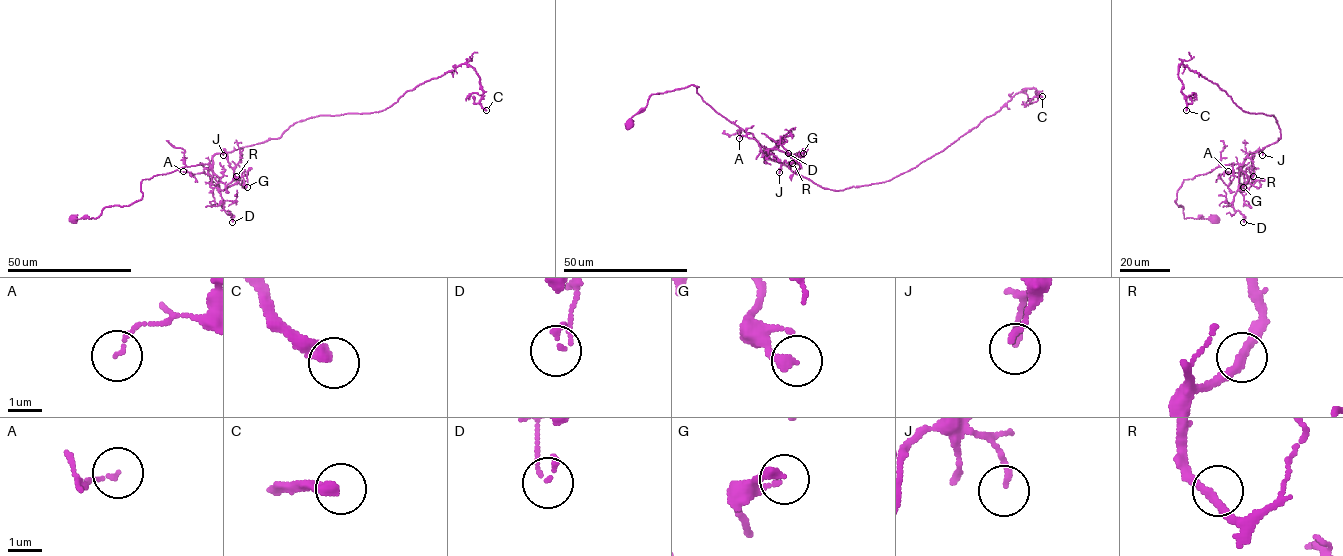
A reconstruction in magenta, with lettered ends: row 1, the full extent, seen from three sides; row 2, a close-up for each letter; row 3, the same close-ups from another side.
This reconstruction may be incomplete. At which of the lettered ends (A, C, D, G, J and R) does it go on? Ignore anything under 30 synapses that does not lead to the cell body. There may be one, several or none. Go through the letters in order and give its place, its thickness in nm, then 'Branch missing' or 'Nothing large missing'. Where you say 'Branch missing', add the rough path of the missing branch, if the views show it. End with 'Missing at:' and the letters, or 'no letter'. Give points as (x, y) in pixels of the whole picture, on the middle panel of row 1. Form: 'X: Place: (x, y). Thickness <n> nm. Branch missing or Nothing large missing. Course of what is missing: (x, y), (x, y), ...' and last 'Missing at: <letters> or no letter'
A: Place: (739, 138). Thickness 80 nm. Nothing large missing
C: Place: (1042, 96). Thickness 360 nm. Branch missing. Course of what is missing: (1042, 96), (1047, 104), (1049, 97), (1058, 93), (1062, 102), (1055, 106)
D: Place: (788, 153). Thickness 160 nm. Nothing large missing
G: Place: (803, 153). Thickness 280 nm. Nothing large missing
J: Place: (779, 172). Thickness 160 nm. Nothing large missing
R: Place: (792, 163). Thickness 240 nm. Nothing large missing
Missing at: C

